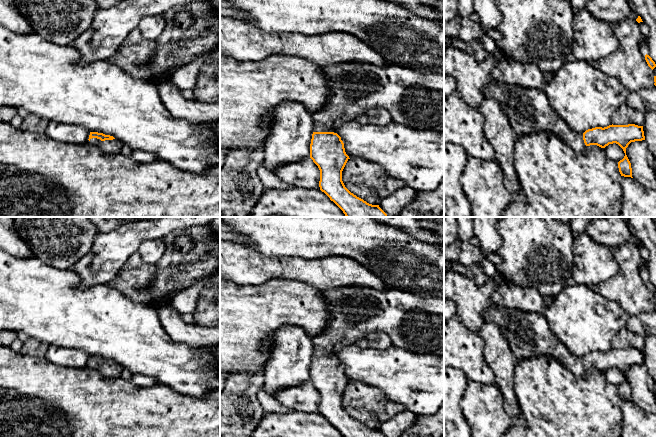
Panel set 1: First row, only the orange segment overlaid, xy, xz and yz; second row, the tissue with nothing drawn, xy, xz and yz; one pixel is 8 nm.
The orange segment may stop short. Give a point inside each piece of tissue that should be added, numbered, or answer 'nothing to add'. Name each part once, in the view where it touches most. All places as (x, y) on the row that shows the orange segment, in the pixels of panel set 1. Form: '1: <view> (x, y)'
1: xy (108, 146)

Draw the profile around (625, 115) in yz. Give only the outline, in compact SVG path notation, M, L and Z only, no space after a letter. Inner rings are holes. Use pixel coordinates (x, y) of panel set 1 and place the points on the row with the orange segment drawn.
M624 103L620 108L614 113L612 117L613 125L628 125L635 124L638 126L643 126L645 122L646 113L643 111L638 111L630 107L627 103Z

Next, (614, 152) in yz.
M616 143L609 144L605 147L606 156L615 162L619 162L625 156L623 149Z

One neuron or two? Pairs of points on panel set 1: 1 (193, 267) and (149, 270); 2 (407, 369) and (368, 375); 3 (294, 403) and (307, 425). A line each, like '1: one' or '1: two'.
1: one
2: one
3: two

